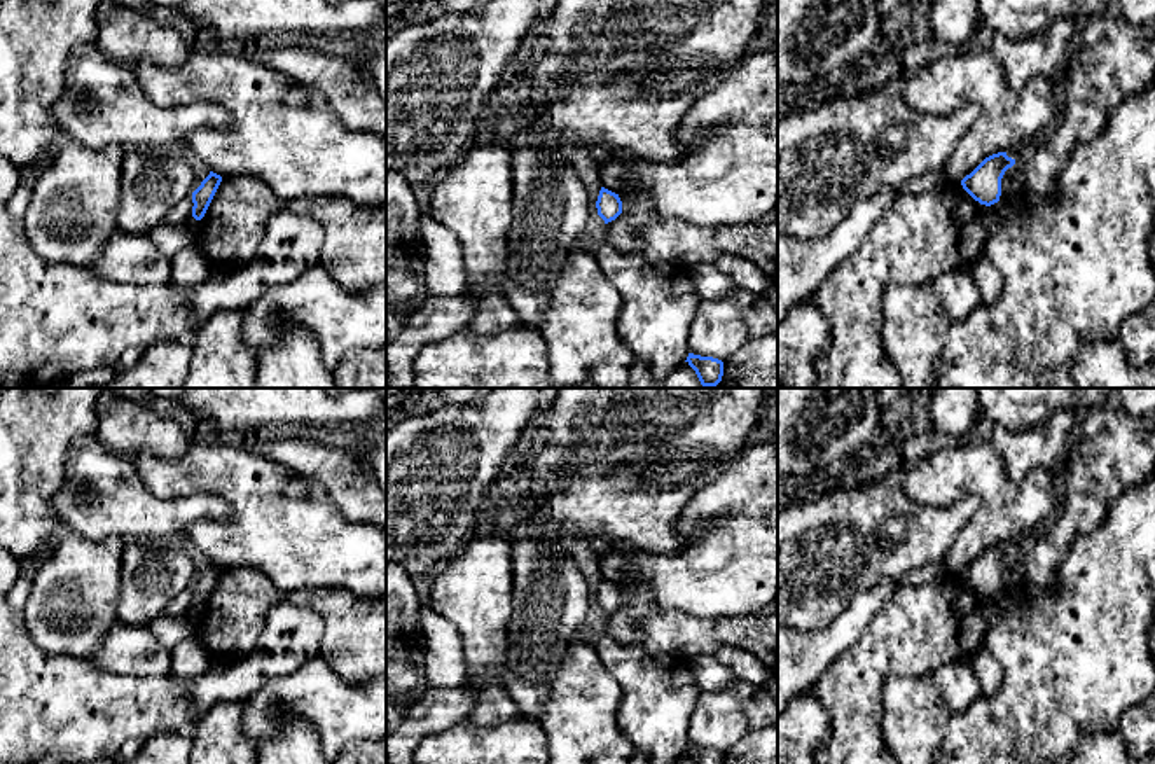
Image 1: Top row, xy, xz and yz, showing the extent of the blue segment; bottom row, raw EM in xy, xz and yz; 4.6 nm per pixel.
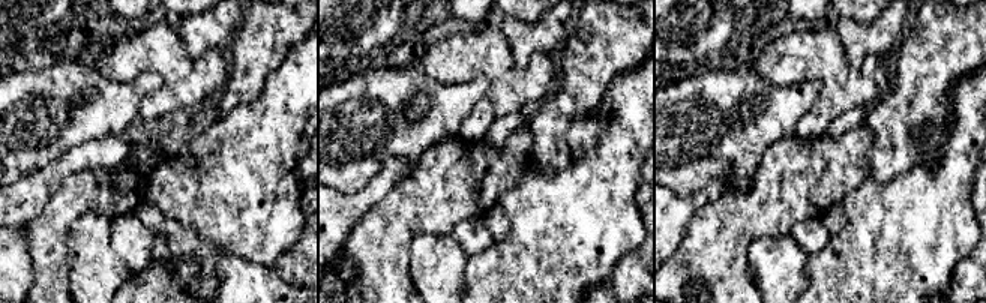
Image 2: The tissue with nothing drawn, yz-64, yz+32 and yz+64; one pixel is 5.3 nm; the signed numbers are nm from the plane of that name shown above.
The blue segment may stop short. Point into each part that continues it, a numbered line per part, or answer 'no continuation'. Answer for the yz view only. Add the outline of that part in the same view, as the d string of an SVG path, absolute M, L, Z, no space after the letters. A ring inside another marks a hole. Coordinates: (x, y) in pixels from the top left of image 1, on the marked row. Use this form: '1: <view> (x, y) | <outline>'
no continuation

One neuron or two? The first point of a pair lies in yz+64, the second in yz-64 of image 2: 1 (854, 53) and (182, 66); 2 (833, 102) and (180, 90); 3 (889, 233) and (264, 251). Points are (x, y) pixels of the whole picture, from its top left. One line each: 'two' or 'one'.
1: two
2: one
3: one

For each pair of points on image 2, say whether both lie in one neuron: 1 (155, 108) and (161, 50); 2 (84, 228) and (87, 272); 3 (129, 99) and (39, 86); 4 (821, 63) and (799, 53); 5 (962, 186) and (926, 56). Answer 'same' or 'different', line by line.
1: same
2: same
3: same
4: same
5: different

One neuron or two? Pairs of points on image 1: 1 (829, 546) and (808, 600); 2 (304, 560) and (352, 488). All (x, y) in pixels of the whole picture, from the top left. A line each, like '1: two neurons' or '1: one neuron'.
1: one neuron
2: two neurons

